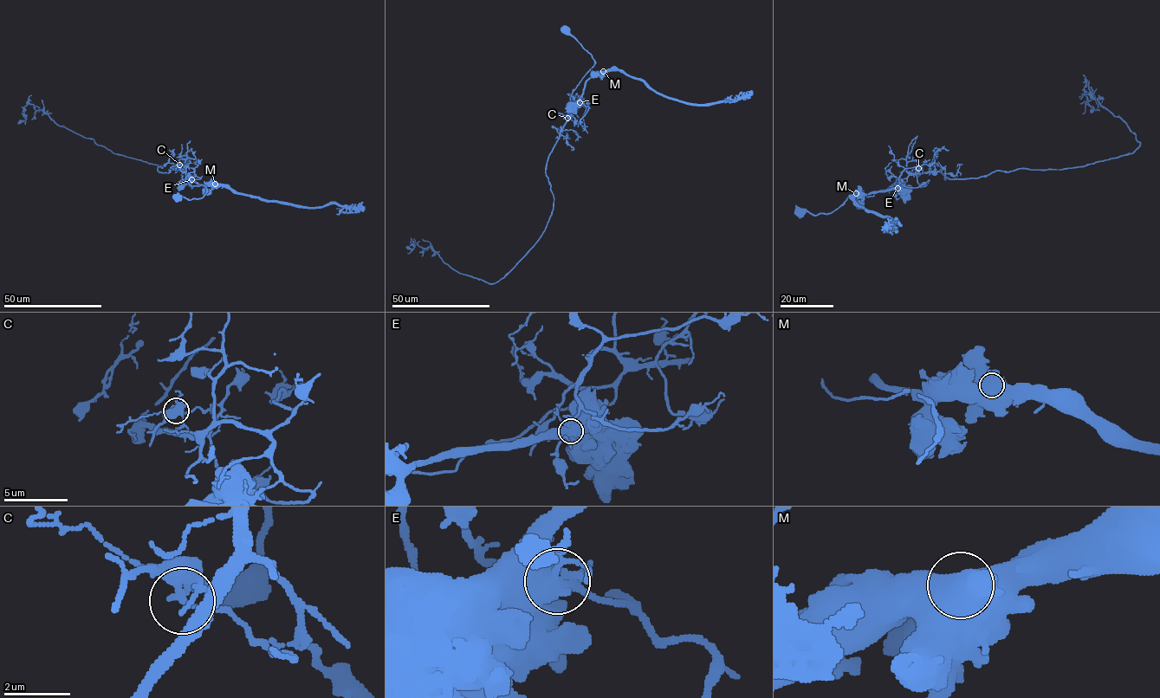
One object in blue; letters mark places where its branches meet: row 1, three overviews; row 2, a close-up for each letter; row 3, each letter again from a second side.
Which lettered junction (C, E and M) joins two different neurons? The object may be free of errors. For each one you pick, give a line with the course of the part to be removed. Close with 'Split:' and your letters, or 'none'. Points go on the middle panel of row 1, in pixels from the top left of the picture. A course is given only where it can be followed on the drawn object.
E: course (580, 102), (546, 165), (554, 197), (545, 229), (502, 278), (486, 282), (450, 268), (430, 248), (405, 247)
Split: E

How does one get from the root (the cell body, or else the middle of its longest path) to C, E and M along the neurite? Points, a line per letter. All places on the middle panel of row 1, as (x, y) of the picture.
C: (566, 29), (594, 61), (573, 92), (571, 116), (567, 118)
E: (566, 29), (594, 61), (573, 92), (569, 109), (572, 110), (583, 103), (580, 102)
M: (566, 29), (594, 61), (573, 92), (570, 109), (583, 103), (579, 100), (585, 82), (603, 71)

